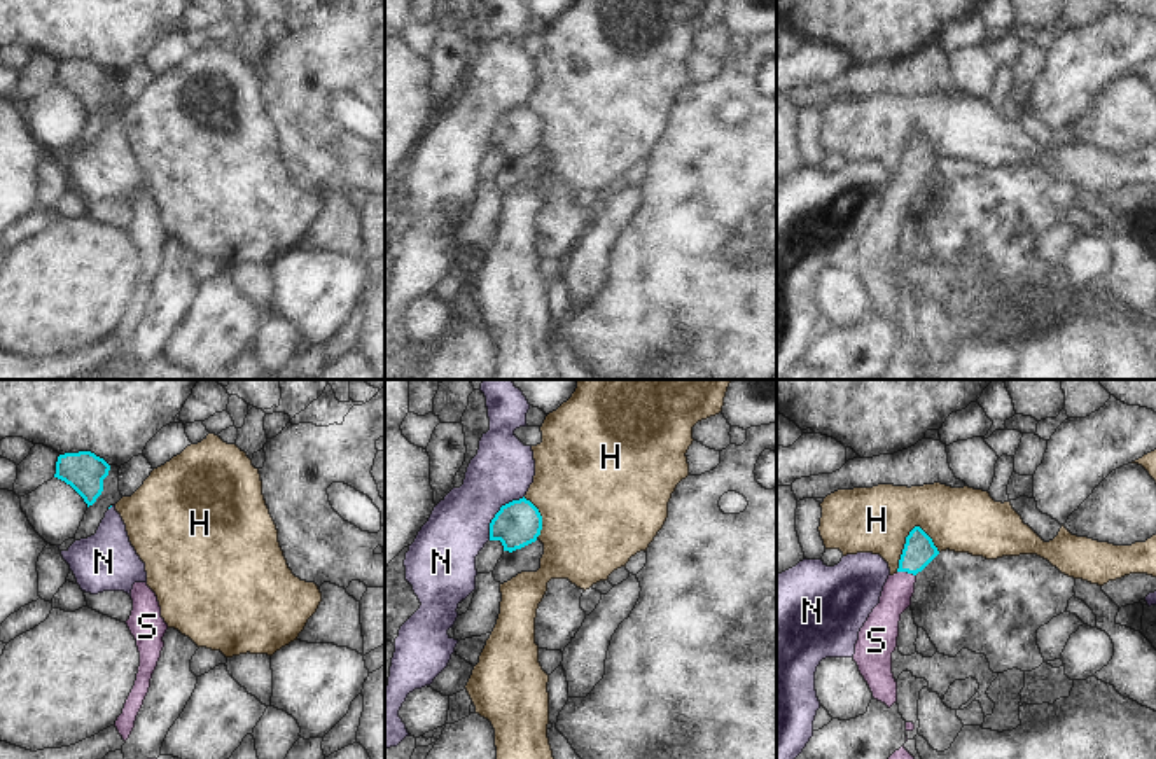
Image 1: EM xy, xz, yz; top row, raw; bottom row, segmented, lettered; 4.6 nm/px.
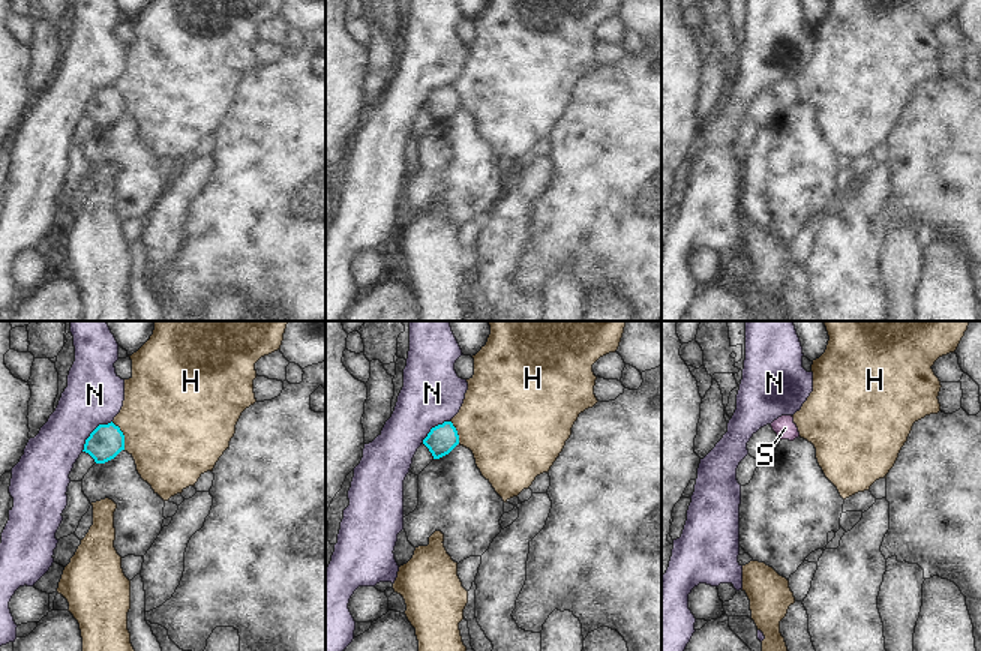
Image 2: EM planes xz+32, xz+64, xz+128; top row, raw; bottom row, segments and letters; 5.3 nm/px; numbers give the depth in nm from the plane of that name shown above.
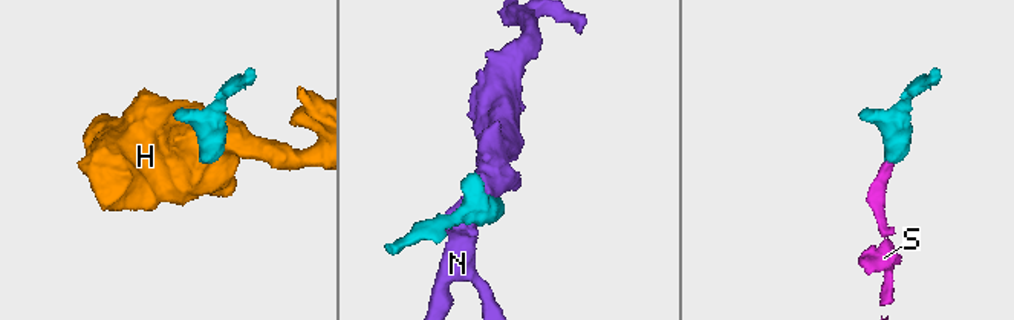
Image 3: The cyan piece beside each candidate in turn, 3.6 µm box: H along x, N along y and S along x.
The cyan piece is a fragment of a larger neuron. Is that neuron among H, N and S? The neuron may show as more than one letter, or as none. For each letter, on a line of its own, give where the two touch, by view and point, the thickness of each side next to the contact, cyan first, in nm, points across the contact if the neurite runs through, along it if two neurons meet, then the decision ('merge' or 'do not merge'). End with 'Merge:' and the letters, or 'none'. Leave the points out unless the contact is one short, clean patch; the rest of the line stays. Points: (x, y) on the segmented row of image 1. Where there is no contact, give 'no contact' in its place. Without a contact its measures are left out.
H: meets cyan in yz at (905, 548); 150 nm thick on the cyan side, 300 nm on the other; border along yz (919, 525), (906, 537), (896, 570); do not merge
N: meets cyan in xz at (497, 513); 220 nm thick on the cyan side, 280 nm on the other; border along xz (523, 495), (501, 508), (490, 523), (488, 539); do not merge
S: meets cyan in yz at (906, 570); 150 nm thick on the cyan side, 140 nm on the other; runs through yz (919, 551), (906, 570), (896, 597); merge
Merge: S

